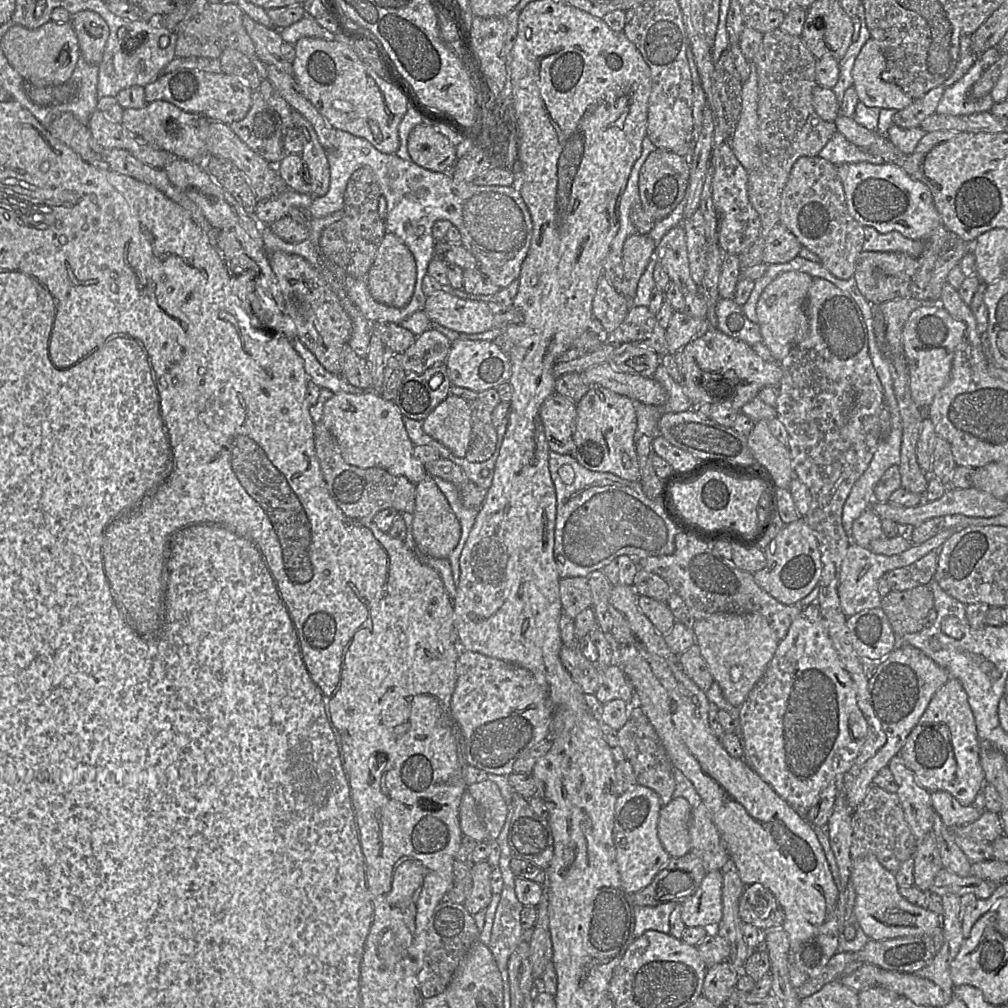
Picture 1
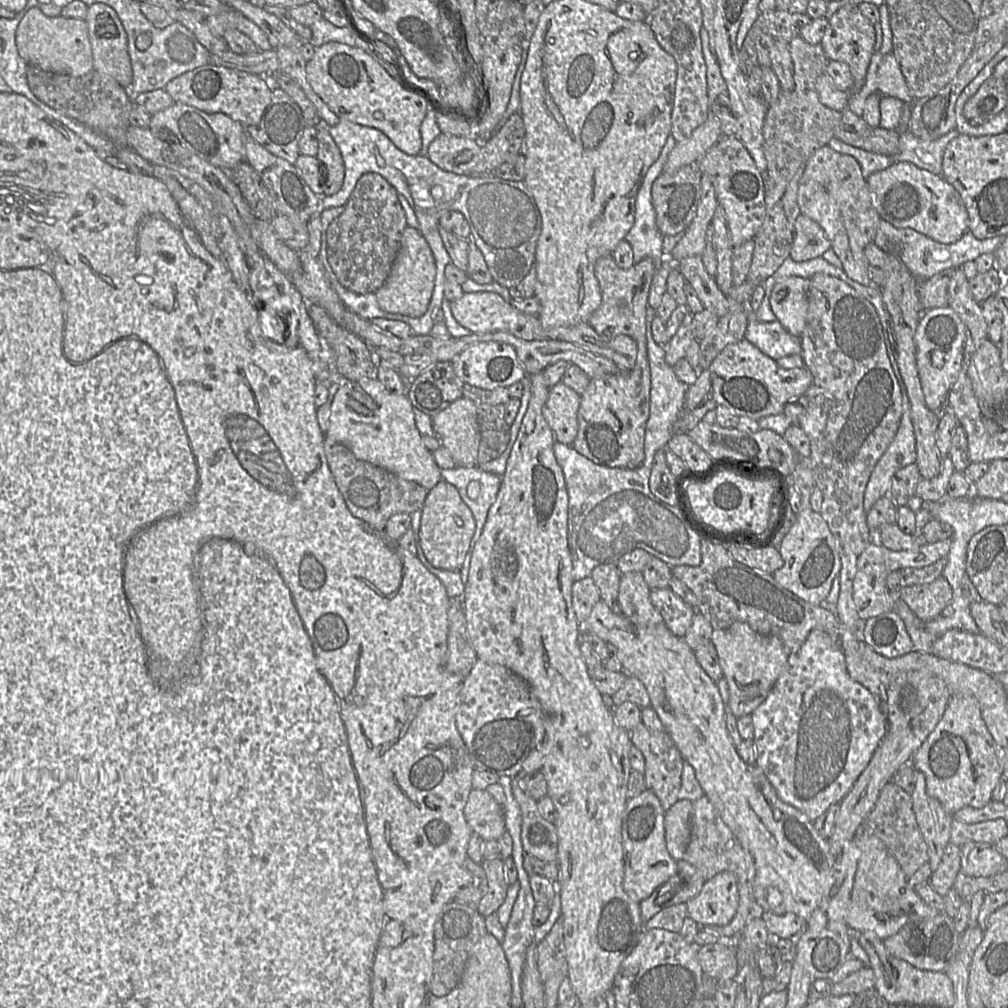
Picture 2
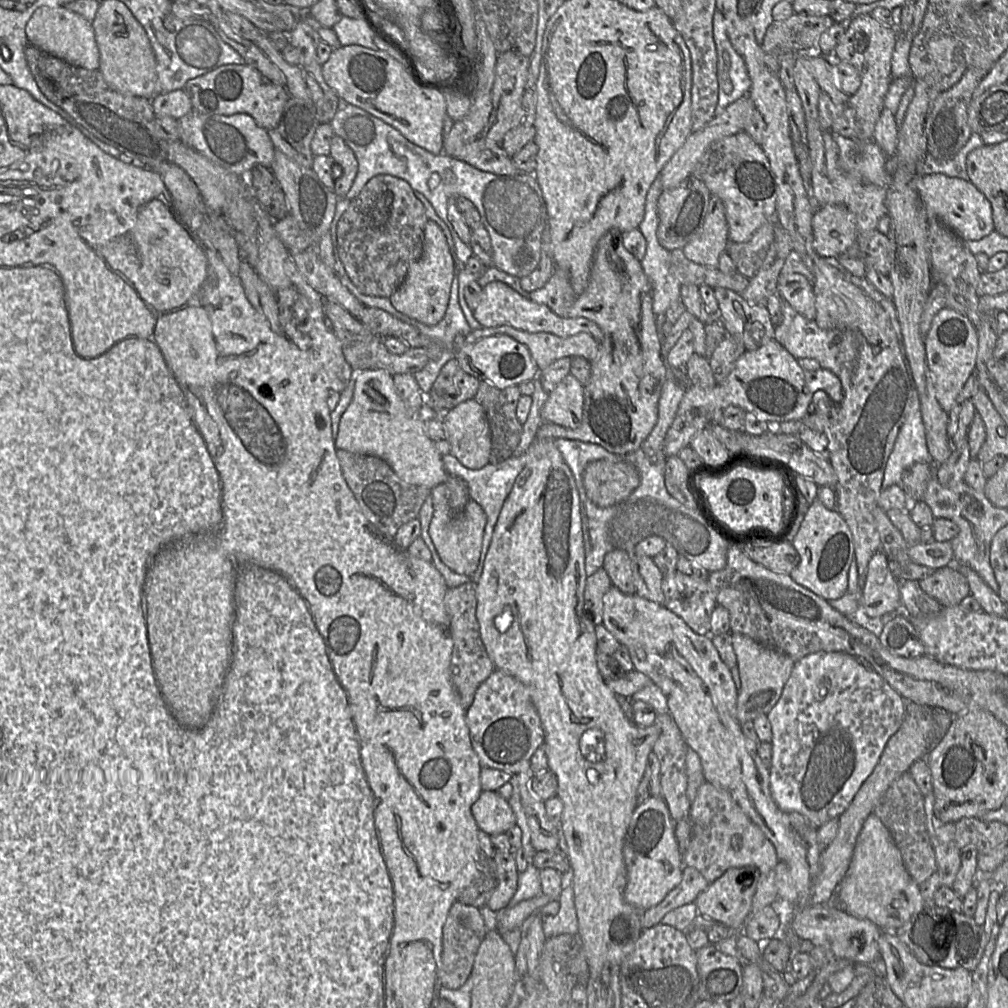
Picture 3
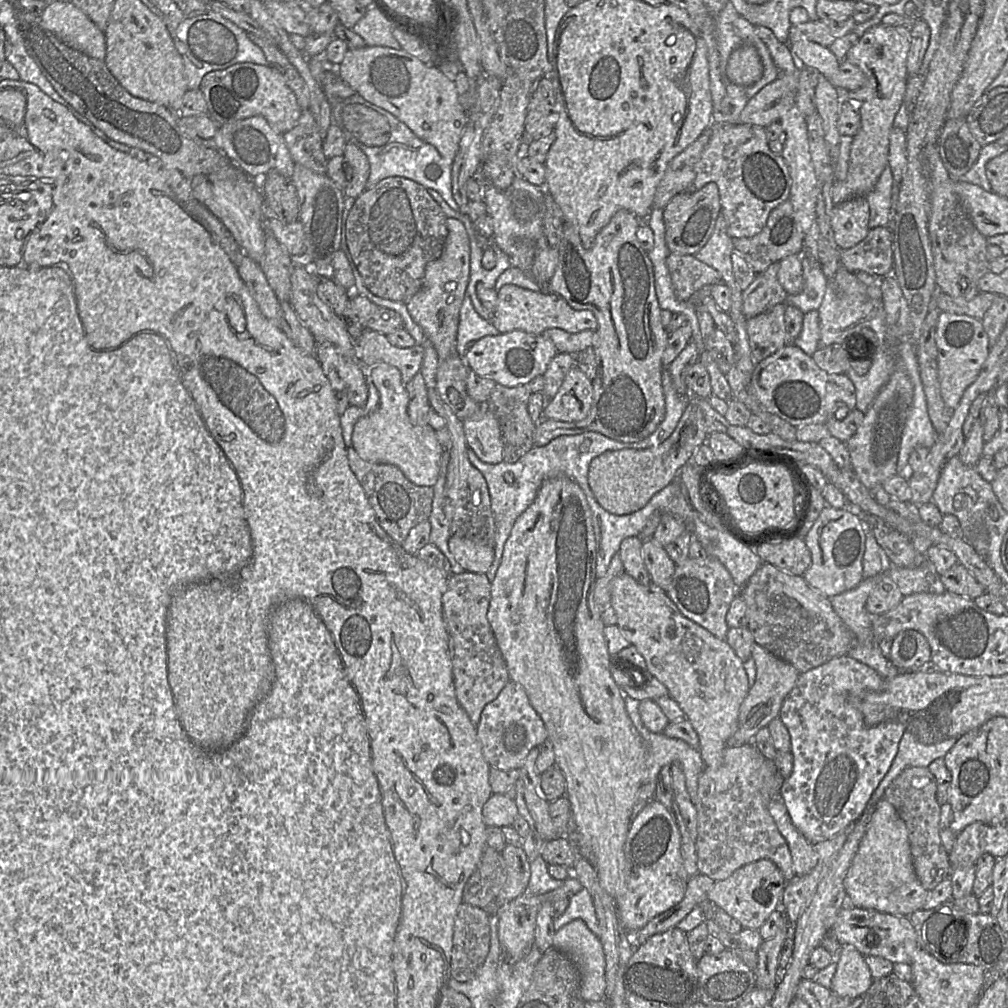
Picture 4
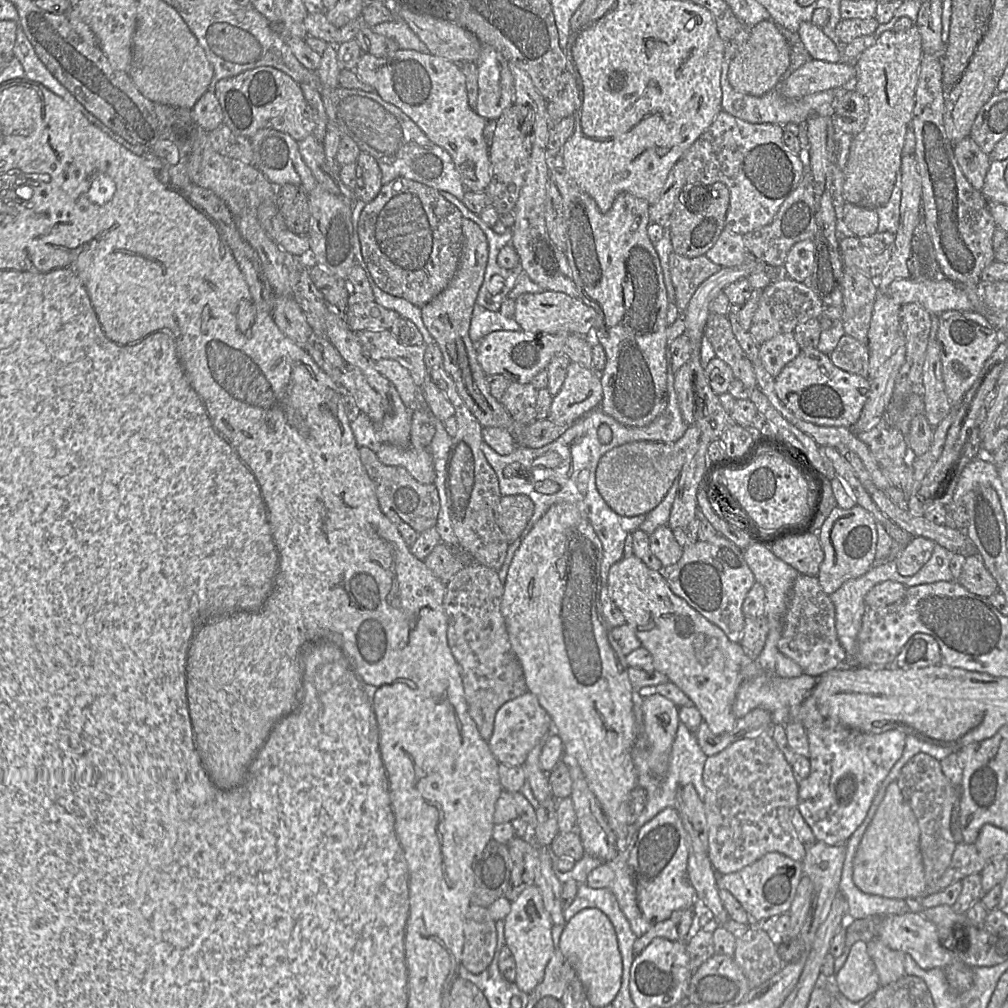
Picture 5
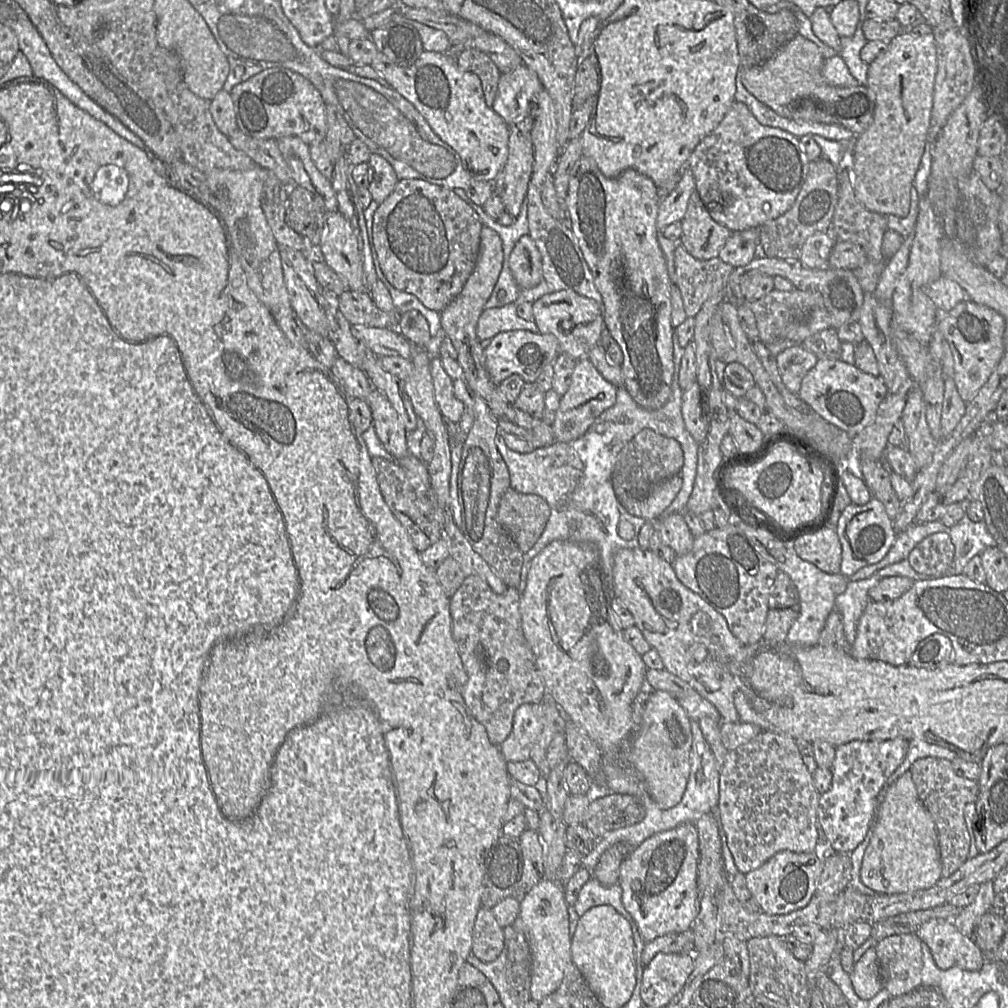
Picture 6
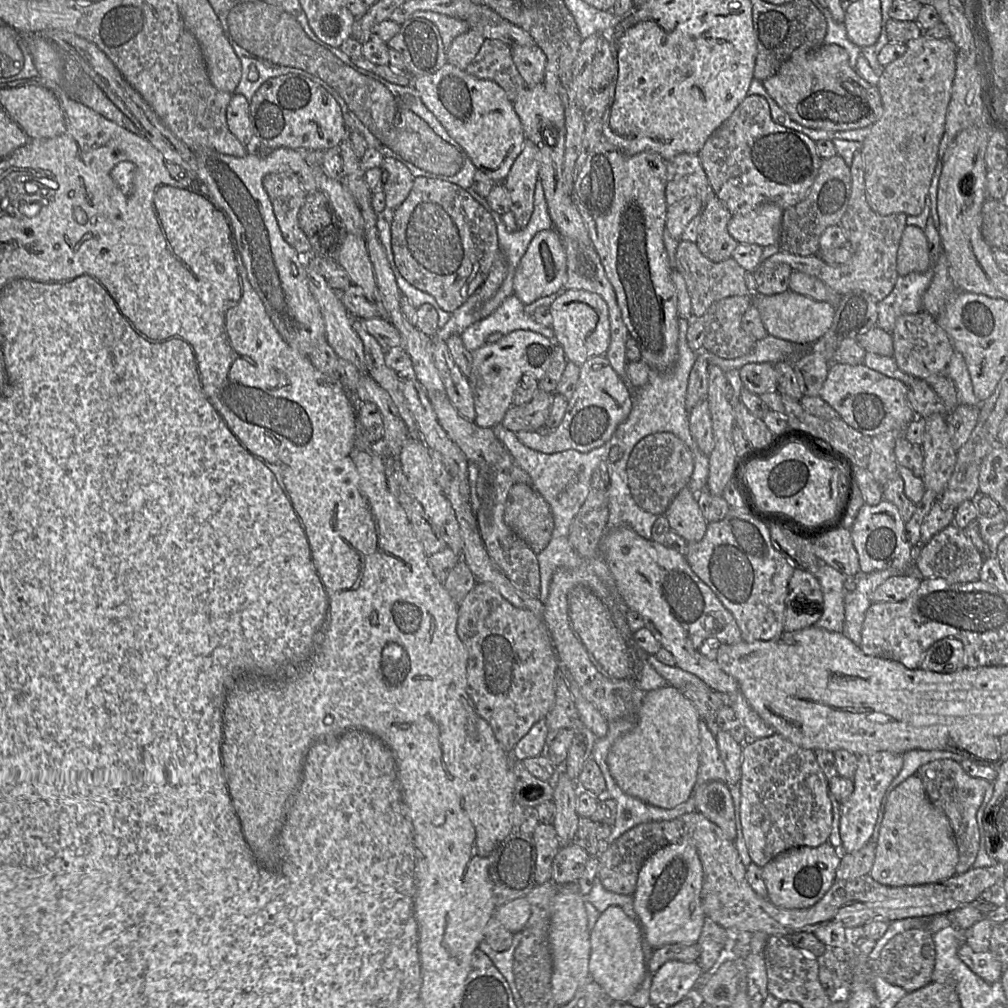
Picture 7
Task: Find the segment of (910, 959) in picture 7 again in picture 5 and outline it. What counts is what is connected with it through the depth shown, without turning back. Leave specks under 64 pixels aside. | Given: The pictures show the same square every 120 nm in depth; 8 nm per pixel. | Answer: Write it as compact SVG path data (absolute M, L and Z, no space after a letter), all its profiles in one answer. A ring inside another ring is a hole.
M874 938L867 944L867 953L873 960L881 986L892 984L905 976L904 962L907 954L886 946Z

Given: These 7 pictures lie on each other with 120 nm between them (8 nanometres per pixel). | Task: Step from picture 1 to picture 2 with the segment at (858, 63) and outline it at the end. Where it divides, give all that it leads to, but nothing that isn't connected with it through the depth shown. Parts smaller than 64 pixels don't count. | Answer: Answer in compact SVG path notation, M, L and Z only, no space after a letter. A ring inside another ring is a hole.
M893 53L884 54L878 67L877 92L882 96L899 98L906 104L912 104L914 101L914 97Z

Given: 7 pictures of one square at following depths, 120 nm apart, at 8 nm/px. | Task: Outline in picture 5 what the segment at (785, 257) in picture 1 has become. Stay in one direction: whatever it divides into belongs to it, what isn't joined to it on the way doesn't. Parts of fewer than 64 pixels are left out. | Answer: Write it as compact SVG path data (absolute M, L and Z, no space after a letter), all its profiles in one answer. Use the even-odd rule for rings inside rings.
M846 203L842 216L842 236L869 237L878 232L875 209Z

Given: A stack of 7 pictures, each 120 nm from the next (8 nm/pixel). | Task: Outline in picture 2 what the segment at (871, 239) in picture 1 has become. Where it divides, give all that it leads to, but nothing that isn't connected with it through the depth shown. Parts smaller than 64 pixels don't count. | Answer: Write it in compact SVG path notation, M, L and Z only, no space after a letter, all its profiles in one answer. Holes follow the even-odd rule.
M881 220L876 231L874 243L884 251L891 250L891 245L892 247L898 247L901 261L918 281L925 281L939 272L958 268L966 261L974 261L981 254L994 253L1004 238L1005 236L995 236L989 239L978 239L967 231L958 241L944 244L912 228L896 228L890 223Z

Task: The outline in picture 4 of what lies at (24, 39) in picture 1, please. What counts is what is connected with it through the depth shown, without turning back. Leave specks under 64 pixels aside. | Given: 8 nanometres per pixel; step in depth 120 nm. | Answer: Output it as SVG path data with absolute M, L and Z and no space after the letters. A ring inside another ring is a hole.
M70 1L48 3L40 17L44 28L61 41L105 62L107 47L104 33Z

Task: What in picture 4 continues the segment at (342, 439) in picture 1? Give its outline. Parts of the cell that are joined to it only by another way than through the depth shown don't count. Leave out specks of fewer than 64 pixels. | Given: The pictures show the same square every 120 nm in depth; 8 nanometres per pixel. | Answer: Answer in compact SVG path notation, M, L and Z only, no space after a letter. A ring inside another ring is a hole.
M376 364L366 368L366 376L368 384L373 384L380 391L379 405L373 412L361 417L356 422L352 432L350 447L361 458L369 462L396 466L417 486L434 487L439 477L444 448L437 440L436 432L431 427L416 426L411 422L407 413L409 394L402 381L401 372L389 364Z

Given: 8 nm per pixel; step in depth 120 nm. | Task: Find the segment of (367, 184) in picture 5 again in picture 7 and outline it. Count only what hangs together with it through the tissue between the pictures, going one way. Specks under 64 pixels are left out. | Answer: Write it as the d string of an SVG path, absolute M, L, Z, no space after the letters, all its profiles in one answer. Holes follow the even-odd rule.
M385 157L380 168L385 181L385 207L395 210L409 195L415 177L405 164L391 157Z

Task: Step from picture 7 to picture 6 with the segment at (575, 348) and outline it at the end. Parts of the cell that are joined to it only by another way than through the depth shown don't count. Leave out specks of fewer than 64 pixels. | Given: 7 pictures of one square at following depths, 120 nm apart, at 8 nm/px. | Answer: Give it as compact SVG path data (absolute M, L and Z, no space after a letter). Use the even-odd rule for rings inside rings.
M562 289L541 296L532 303L533 321L538 331L553 335L564 352L579 360L599 345L604 329L602 312L596 300L580 295L572 289Z

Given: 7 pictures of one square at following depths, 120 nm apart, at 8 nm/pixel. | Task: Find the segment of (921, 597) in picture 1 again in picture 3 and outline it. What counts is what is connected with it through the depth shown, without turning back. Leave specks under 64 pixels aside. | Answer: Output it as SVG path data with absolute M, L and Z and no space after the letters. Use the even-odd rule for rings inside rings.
M954 566L935 570L934 573L920 580L919 585L926 594L935 598L942 607L958 605L965 597L970 595L969 582Z

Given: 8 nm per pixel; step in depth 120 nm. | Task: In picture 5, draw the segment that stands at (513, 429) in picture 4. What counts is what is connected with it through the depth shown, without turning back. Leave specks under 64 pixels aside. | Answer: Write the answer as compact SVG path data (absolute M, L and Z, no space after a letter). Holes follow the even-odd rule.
M512 382L500 399L515 423L528 425L536 420L538 391L529 384Z

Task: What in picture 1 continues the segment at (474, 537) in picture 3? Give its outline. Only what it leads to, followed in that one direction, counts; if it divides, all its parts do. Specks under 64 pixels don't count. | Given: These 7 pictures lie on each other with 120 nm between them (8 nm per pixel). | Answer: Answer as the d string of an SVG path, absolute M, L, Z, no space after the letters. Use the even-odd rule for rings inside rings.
M427 475L416 485L415 509L412 514L411 527L416 549L433 558L448 559L460 541L460 522L431 475Z

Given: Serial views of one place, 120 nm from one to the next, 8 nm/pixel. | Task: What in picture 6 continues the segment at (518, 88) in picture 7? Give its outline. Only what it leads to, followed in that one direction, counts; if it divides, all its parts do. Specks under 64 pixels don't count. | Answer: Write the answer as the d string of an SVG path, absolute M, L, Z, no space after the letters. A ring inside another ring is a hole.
M475 48L463 50L453 58L461 69L472 72L479 77L486 103L491 107L495 100L498 82L502 74L497 65L486 53Z

